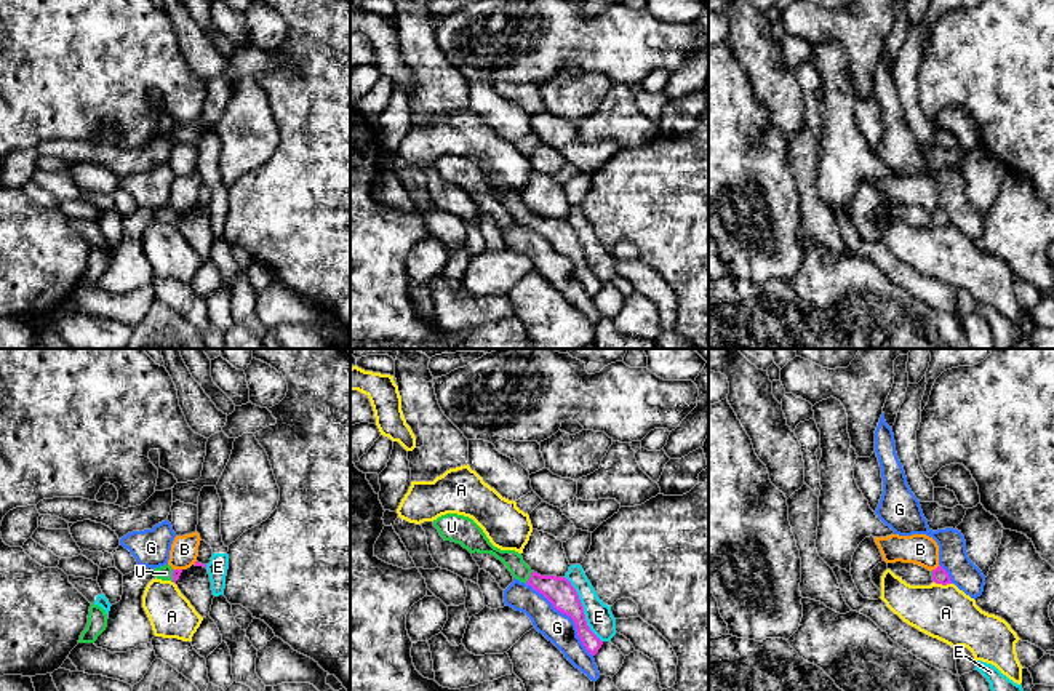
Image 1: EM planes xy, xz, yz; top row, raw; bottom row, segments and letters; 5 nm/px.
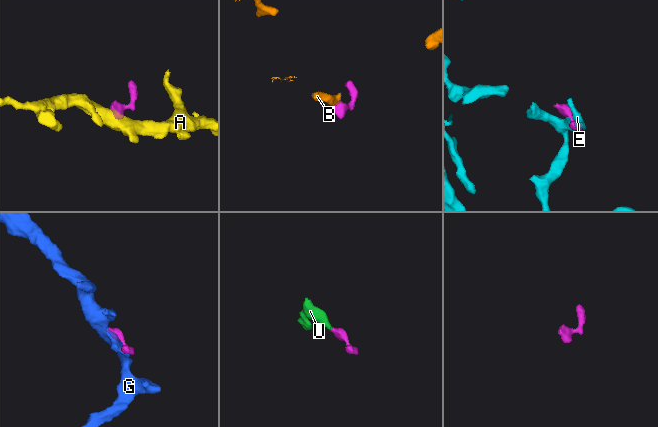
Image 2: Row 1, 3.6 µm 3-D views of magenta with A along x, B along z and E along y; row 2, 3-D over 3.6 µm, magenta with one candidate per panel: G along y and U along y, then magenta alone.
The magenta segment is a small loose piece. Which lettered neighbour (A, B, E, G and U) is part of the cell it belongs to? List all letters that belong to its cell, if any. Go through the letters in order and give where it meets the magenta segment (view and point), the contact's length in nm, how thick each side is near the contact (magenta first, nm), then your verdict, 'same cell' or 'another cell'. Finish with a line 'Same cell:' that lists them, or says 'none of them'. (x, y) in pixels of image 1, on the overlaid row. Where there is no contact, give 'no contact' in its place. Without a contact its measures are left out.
A: yz (942, 584) | 90 nm | 80/280 nm | another cell
B: yz (936, 568) | 50 nm | 80/160 nm | another cell
E: xz (582, 610) | 380 nm | 140/140 nm | another cell
G: xz (568, 615) | 500 nm | 140/160 nm | another cell
U: xz (530, 578) | 80 nm | 140/90 nm | same cell
Same cell: U

